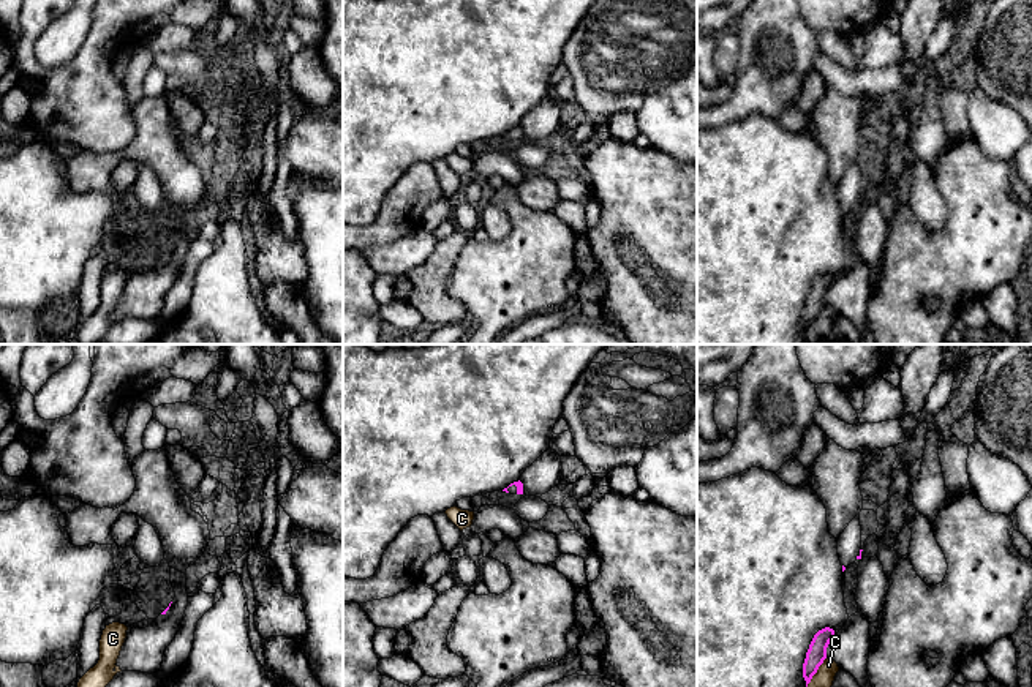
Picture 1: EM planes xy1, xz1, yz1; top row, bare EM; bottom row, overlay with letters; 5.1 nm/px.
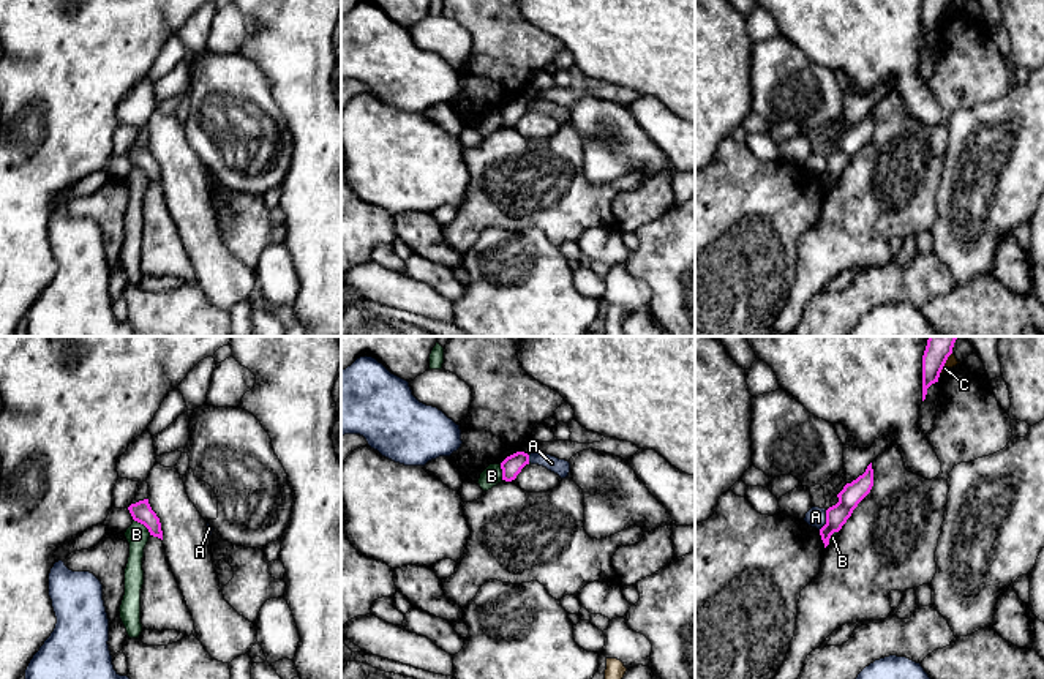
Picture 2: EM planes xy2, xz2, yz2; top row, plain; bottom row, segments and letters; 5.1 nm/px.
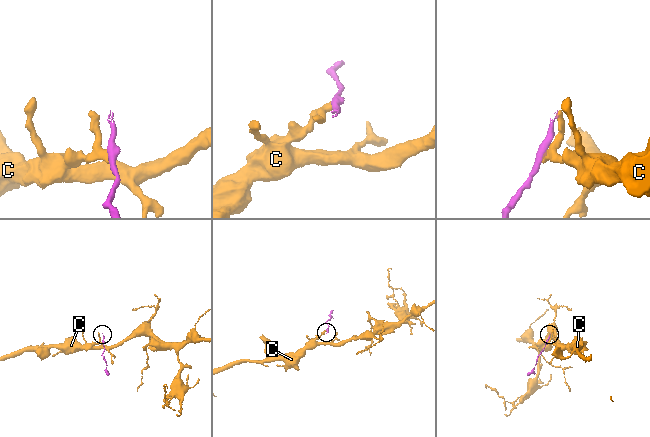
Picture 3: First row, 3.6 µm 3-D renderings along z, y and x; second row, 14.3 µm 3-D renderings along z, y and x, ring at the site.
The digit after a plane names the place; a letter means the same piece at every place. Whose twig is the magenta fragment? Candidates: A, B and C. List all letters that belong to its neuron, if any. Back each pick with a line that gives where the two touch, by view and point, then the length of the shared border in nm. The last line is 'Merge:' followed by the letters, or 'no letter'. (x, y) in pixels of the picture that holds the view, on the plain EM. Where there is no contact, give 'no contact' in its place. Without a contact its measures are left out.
Merge: no letter

